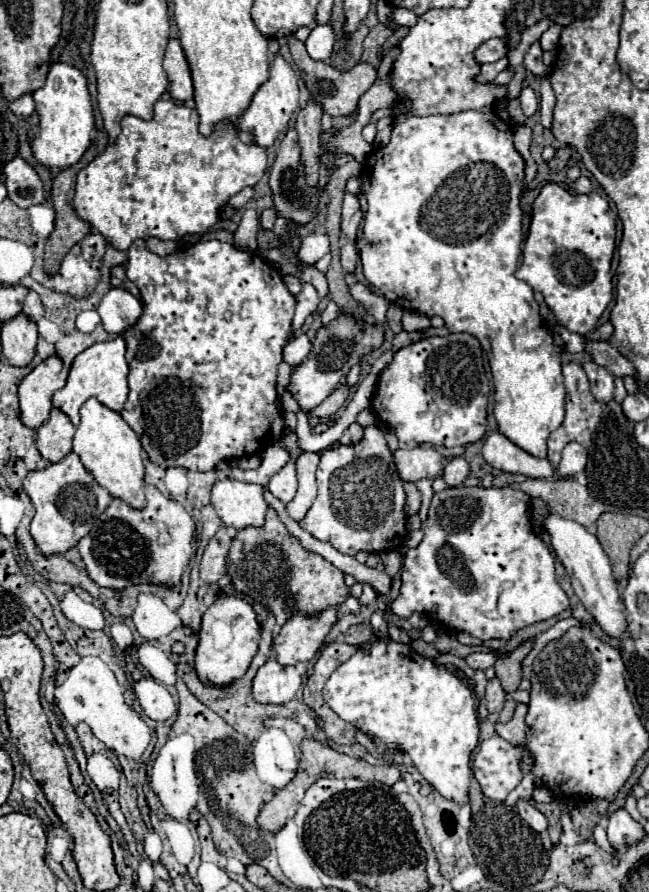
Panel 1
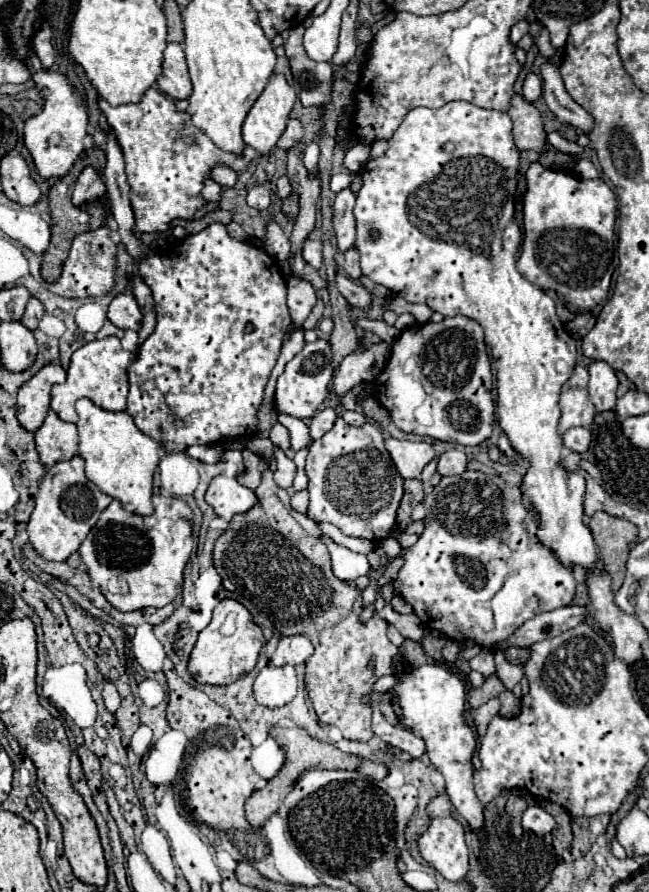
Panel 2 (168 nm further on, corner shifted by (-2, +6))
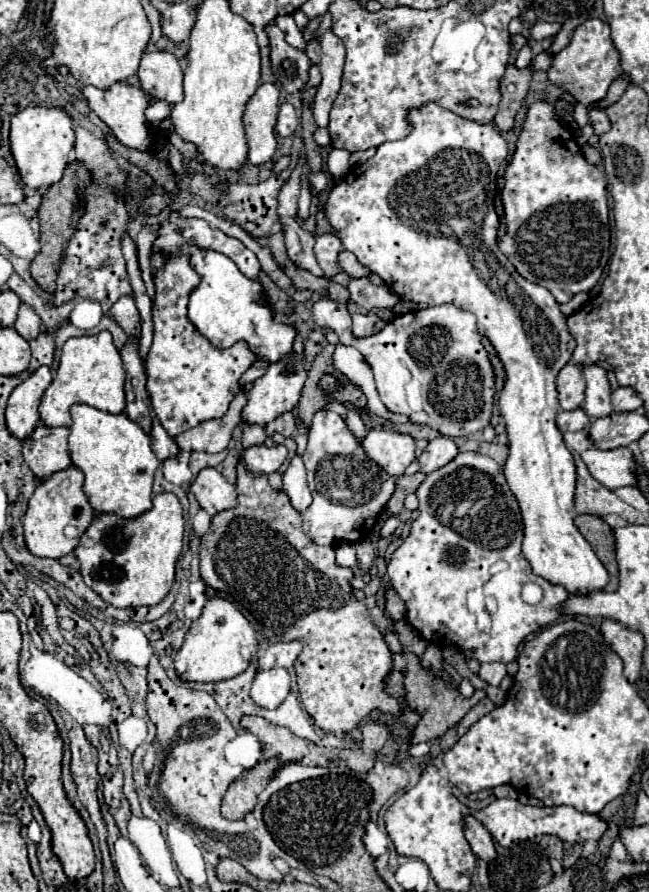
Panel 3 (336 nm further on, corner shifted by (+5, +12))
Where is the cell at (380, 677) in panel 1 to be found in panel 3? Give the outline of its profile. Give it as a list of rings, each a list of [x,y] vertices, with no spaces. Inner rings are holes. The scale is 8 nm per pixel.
[[[465,816],[465,838],[471,844],[471,850],[475,856],[483,858],[485,862],[491,862],[495,858],[495,844],[487,828],[475,818],[475,816]]]

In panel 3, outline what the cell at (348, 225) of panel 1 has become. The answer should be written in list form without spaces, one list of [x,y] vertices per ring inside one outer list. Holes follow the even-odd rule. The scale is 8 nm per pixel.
[[[329,232],[325,236],[317,236],[315,244],[315,256],[325,272],[325,278],[335,274],[337,268],[337,254],[341,252],[341,240],[337,232]]]

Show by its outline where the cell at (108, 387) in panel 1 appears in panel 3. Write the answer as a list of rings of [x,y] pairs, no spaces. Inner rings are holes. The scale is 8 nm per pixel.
[[[99,332],[95,336],[71,338],[65,342],[57,374],[47,388],[39,412],[47,426],[69,426],[69,406],[75,402],[89,404],[103,412],[119,414],[125,410],[125,366],[119,350],[113,344],[111,332]]]

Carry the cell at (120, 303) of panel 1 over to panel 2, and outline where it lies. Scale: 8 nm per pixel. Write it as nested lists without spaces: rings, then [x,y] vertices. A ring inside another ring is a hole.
[[[126,292],[126,294],[118,294],[112,304],[108,306],[108,320],[122,328],[122,330],[140,330],[140,322],[142,322],[142,314],[140,308],[136,304],[136,298]]]

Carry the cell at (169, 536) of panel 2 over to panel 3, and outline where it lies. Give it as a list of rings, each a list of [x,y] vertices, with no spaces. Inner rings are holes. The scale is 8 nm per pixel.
[[[169,492],[157,494],[153,508],[137,518],[97,514],[75,548],[85,584],[115,608],[159,604],[175,580],[175,562],[183,548],[183,526],[183,506]]]

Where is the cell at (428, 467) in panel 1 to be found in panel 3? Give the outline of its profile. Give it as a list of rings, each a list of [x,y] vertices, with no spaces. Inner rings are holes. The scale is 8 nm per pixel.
[[[371,428],[363,440],[367,456],[377,462],[389,476],[403,476],[405,468],[415,460],[415,440],[409,434],[399,434],[391,428]]]

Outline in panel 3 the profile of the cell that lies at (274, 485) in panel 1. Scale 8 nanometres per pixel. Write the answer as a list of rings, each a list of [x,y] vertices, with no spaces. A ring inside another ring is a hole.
[[[253,446],[253,448],[247,448],[245,454],[243,454],[247,470],[251,470],[255,474],[277,472],[279,466],[285,462],[285,458],[287,458],[285,446],[275,446],[275,448]]]

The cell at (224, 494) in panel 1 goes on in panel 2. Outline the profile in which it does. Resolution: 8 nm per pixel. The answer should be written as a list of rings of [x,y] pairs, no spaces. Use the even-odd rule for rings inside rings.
[[[224,474],[212,478],[204,498],[214,508],[216,516],[224,520],[230,520],[234,514],[250,510],[256,502],[256,494],[250,488],[238,484],[236,478],[228,478]]]

